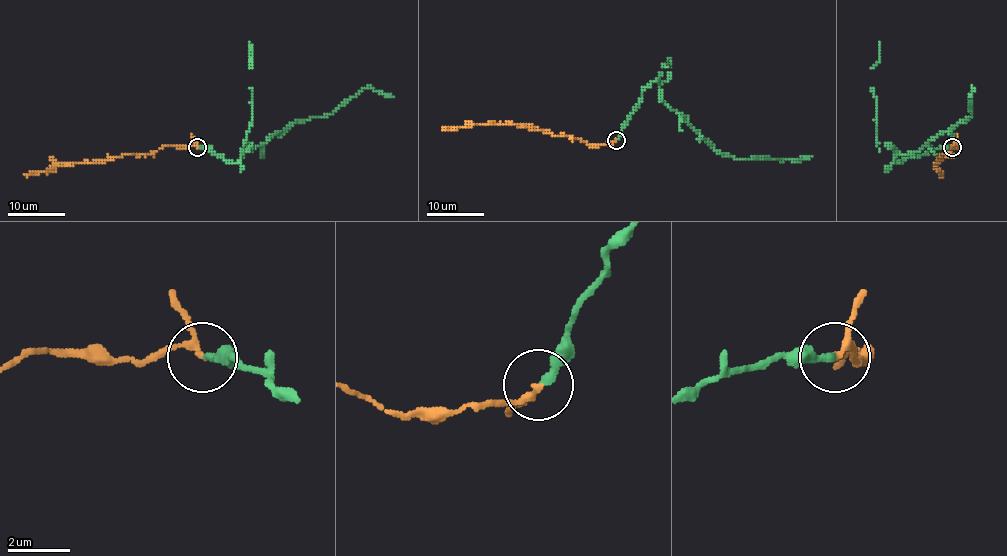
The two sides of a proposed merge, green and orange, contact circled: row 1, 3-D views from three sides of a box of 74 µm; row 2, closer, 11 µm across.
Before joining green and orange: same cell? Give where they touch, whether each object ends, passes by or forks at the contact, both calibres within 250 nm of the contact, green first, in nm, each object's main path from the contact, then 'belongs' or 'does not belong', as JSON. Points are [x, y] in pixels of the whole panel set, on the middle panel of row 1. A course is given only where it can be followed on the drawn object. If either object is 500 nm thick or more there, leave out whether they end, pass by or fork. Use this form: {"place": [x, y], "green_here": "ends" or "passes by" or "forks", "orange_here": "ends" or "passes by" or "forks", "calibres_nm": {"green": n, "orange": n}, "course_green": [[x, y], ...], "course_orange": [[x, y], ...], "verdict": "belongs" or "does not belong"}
{"place": [616, 140], "green_here": "ends", "orange_here": "passes by", "calibres_nm": {"green": 240, "orange": 180}, "course_green": [[616, 139], [641, 92], [654, 80], [660, 85], [661, 99], [723, 154], [787, 160], [811, 155]], "course_orange": [[616, 139], [600, 145], [587, 145], [566, 135], [510, 122], [443, 128]], "verdict": "belongs"}

